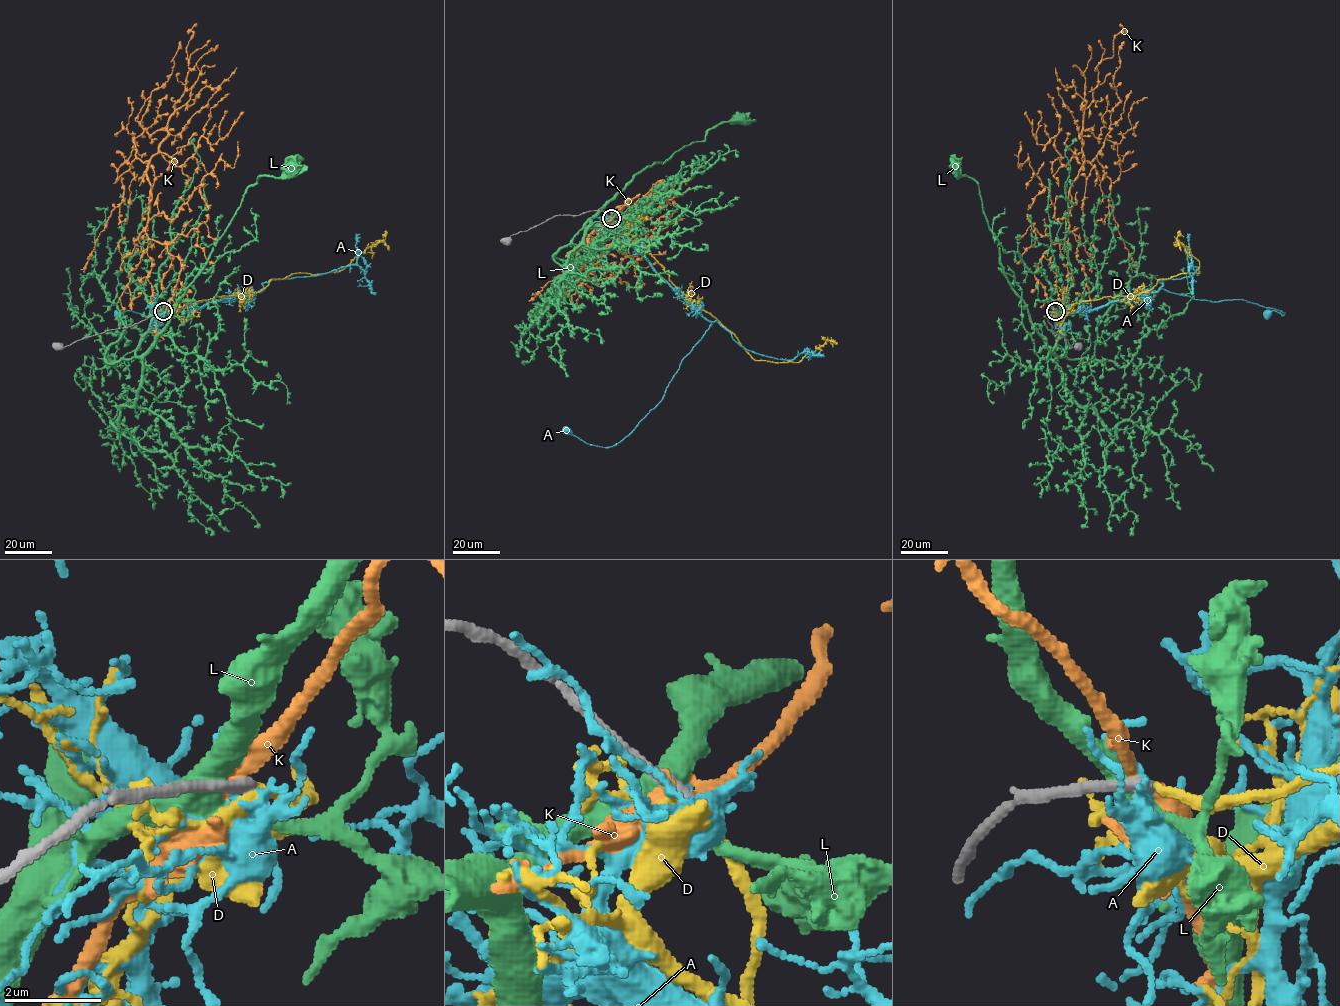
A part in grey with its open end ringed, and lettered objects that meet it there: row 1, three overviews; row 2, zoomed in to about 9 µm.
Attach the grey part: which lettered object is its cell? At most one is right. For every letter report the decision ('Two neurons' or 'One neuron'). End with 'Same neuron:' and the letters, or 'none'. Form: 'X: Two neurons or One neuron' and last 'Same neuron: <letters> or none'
A: Two neurons
D: One neuron
K: Two neurons
L: Two neurons
Same neuron: D

